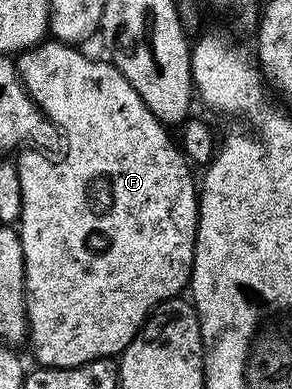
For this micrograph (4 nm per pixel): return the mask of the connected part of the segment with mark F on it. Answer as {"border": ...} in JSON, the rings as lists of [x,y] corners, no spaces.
{"border":[[[46,40],[41,44],[32,46],[28,50],[21,51],[16,58],[16,67],[18,75],[22,78],[22,83],[26,91],[30,93],[30,99],[39,106],[43,114],[54,123],[55,127],[66,137],[66,155],[59,162],[53,162],[49,158],[49,153],[39,152],[34,148],[26,148],[17,155],[18,175],[20,176],[20,196],[22,197],[22,217],[20,219],[20,233],[22,235],[22,247],[24,248],[24,272],[26,273],[26,325],[28,327],[28,347],[34,353],[35,363],[38,366],[51,366],[52,368],[72,368],[79,366],[85,362],[91,362],[97,358],[114,358],[121,355],[126,345],[138,335],[142,329],[143,322],[146,321],[148,315],[153,311],[154,307],[161,302],[167,302],[169,298],[181,295],[187,289],[190,281],[190,269],[194,267],[194,241],[196,240],[196,232],[198,231],[198,192],[199,187],[196,185],[196,174],[192,169],[191,163],[187,162],[185,154],[182,153],[179,143],[170,139],[171,131],[159,122],[156,116],[152,116],[152,112],[144,104],[144,100],[140,100],[140,96],[136,92],[136,88],[132,88],[132,84],[128,84],[128,80],[124,80],[124,76],[114,67],[113,62],[98,58],[89,58],[86,54],[81,54],[79,47],[74,44],[67,44],[57,40]]]}

